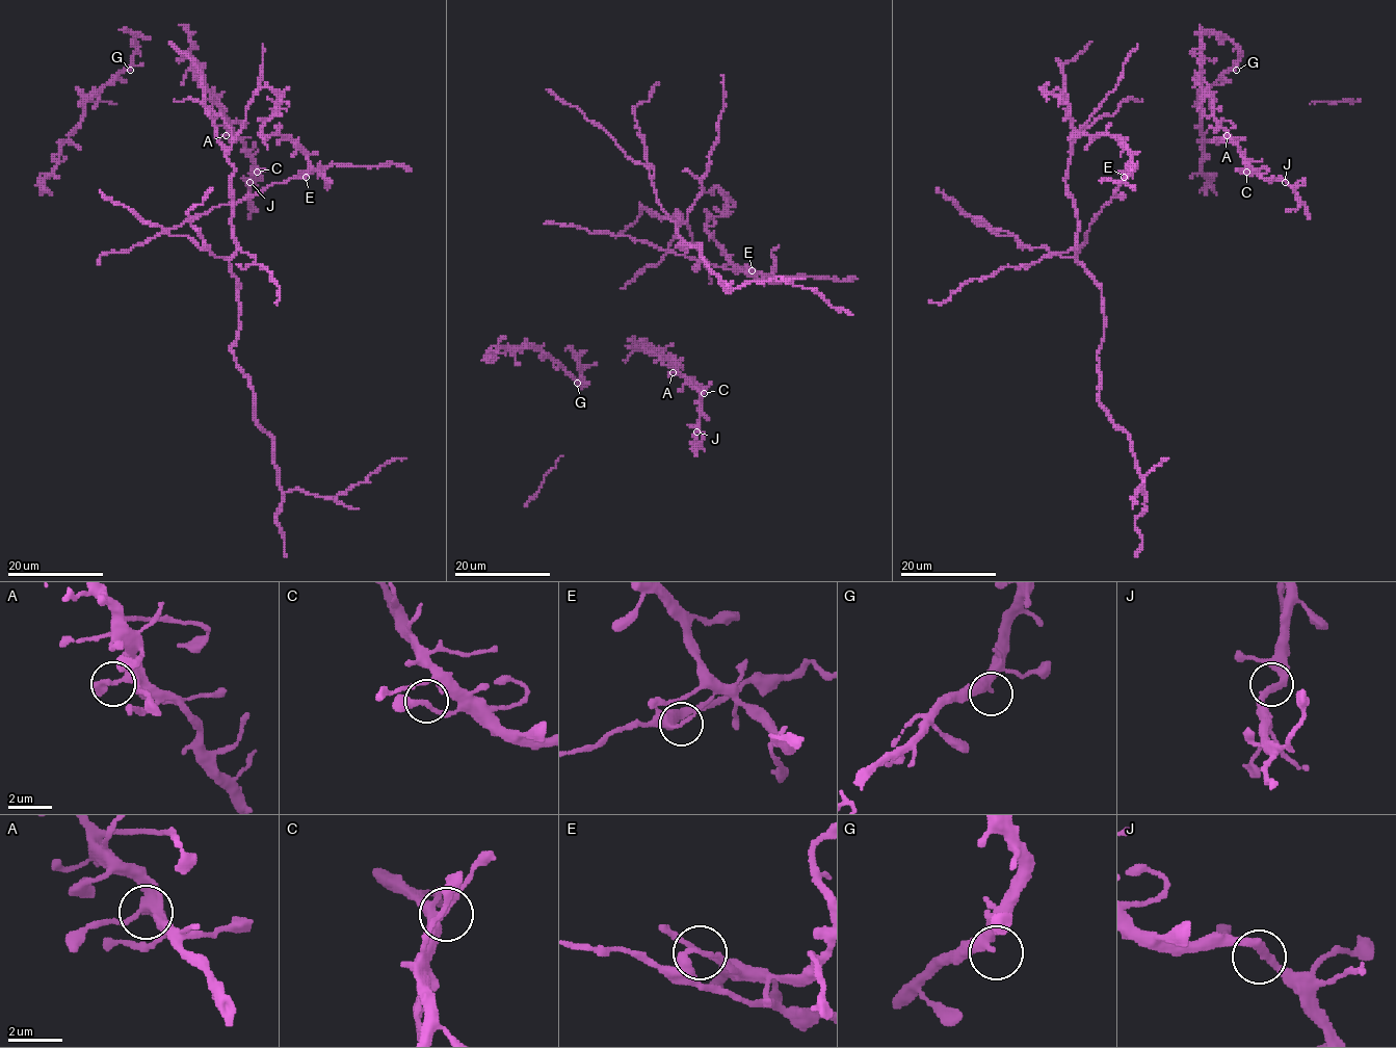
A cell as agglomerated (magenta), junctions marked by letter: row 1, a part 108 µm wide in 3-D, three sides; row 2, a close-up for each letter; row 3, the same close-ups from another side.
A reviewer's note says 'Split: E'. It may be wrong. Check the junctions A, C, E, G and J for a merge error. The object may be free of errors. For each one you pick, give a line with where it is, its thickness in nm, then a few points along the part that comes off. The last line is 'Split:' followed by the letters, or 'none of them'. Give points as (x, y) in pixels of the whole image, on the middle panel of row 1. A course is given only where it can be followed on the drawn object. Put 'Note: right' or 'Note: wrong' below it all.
E: place (752, 270); calibre 240 nm; course (752, 269), (742, 272), (714, 266), (634, 241), (629, 236), (545, 223)
Split: E
Note: right

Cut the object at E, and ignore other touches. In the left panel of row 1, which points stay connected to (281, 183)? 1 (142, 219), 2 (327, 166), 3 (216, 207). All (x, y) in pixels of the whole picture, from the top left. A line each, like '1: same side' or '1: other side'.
1: other side
2: same side
3: same side

